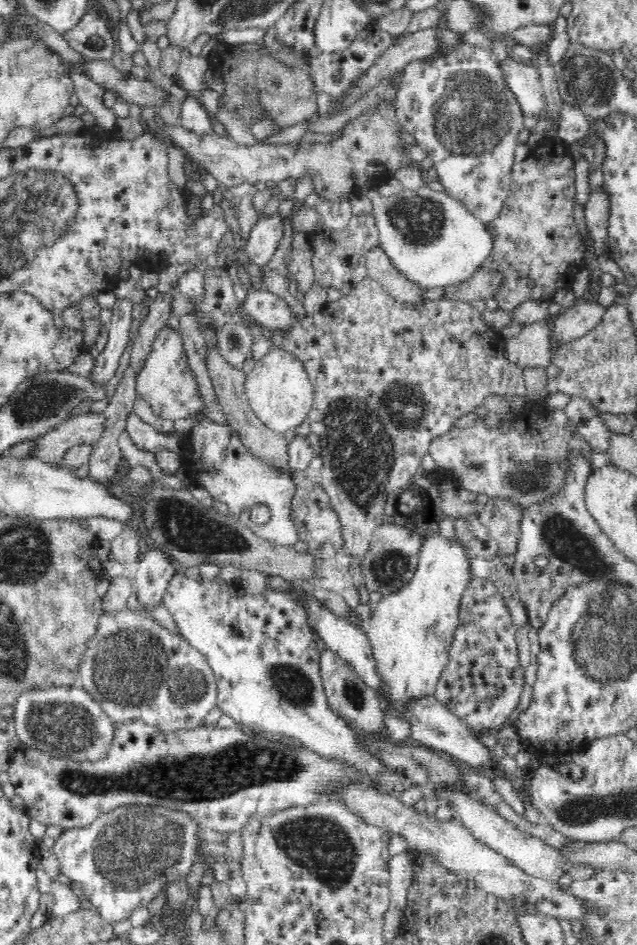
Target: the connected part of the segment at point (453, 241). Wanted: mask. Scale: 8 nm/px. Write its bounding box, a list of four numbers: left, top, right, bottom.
[359,184,494,289]

